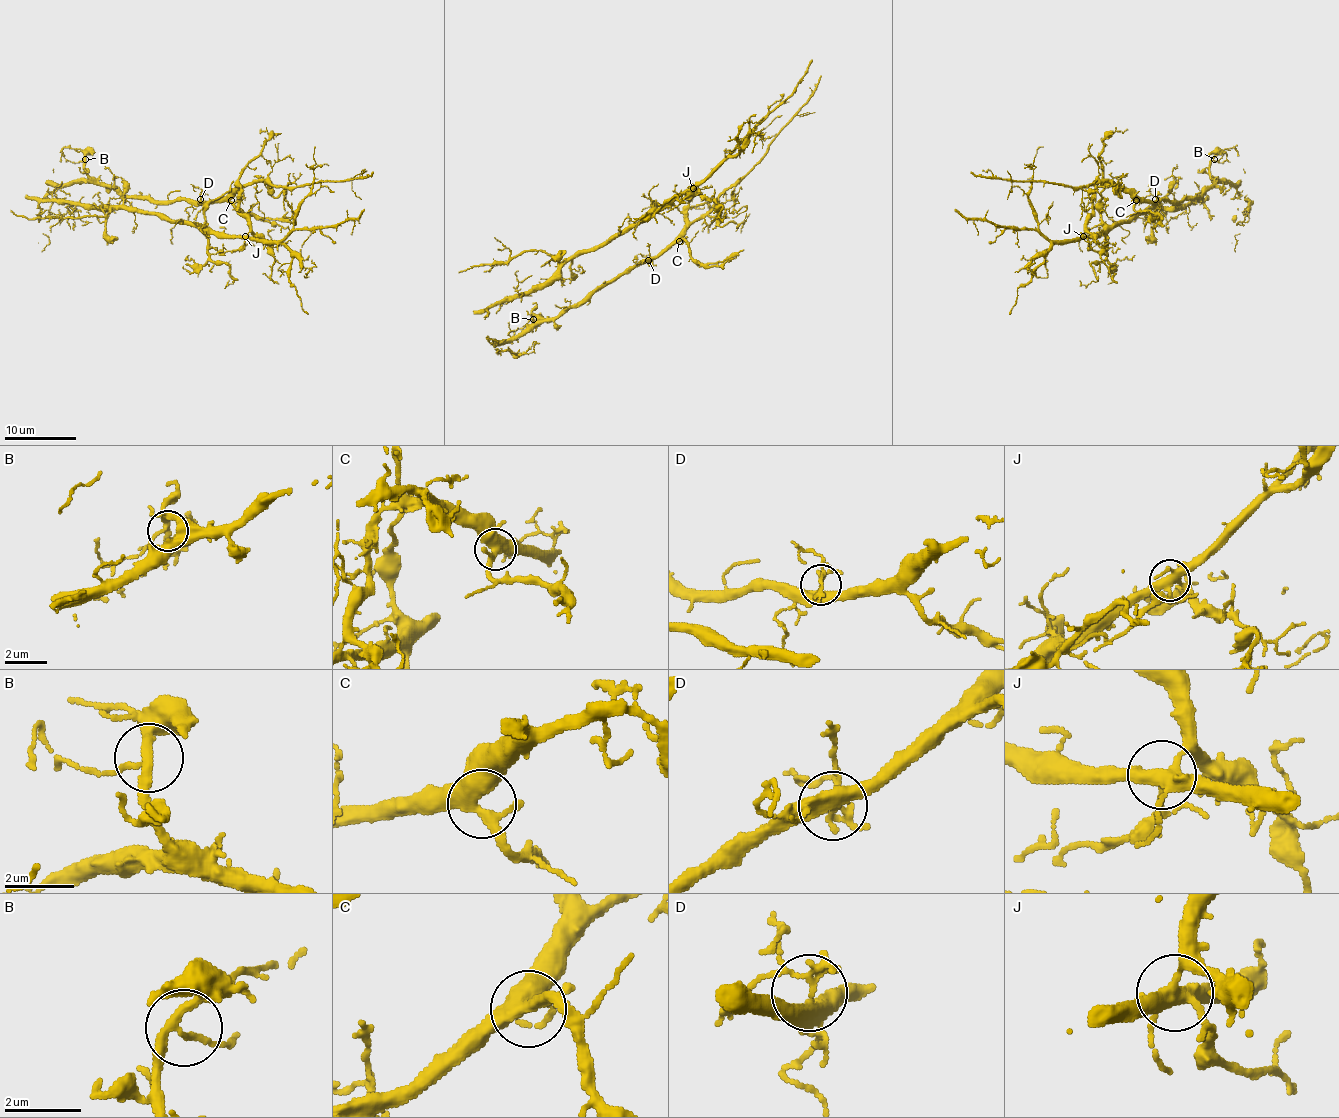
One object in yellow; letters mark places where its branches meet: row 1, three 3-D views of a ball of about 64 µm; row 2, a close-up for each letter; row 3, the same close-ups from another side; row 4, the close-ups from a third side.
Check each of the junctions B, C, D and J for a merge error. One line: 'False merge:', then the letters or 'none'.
False merge: J

